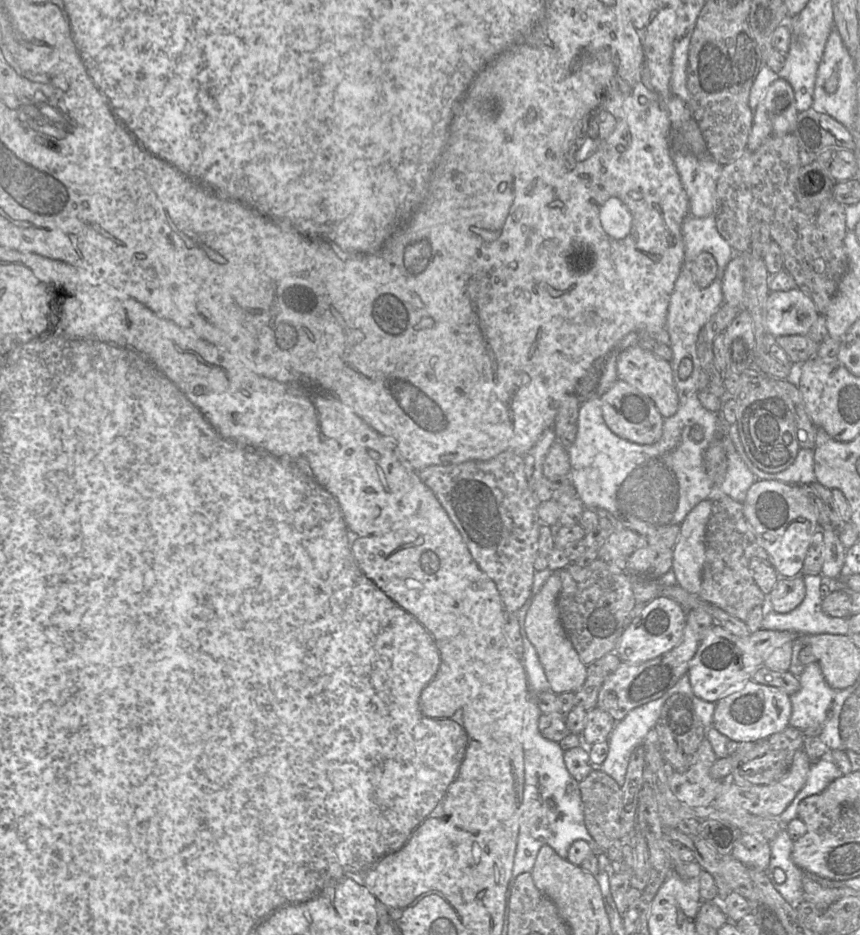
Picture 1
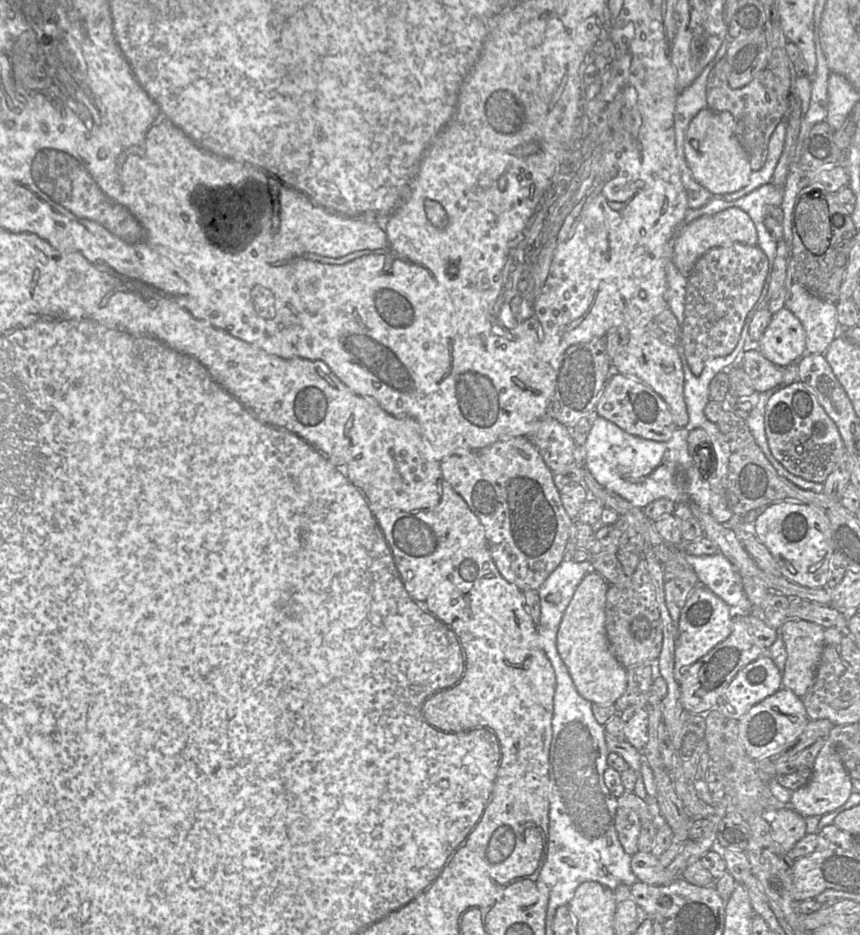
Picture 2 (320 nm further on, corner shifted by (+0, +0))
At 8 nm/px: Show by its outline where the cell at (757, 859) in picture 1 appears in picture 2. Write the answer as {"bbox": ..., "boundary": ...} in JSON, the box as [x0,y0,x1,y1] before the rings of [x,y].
{"bbox":[770,807,807,852],"boundary":[[[791,807],[782,808],[770,817],[772,838],[787,852],[807,834],[805,817]]]}

